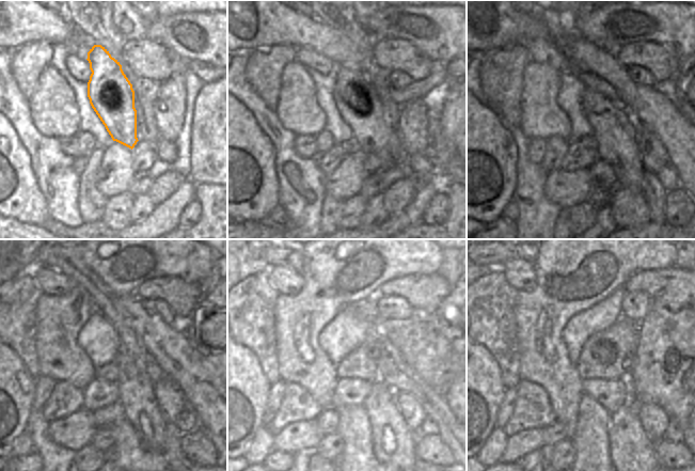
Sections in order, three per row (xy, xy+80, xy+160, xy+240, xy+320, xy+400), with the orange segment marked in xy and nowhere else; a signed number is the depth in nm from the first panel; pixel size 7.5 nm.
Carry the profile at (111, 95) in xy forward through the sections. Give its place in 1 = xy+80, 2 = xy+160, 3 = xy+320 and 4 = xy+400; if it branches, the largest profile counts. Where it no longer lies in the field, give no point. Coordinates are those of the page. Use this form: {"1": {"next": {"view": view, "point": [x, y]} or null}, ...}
{"1": {"next": {"view": "xy+80", "point": [356, 97]}}, "2": {"next": {"view": "xy+160", "point": [615, 130]}}, "3": {"next": {"view": "xy+320", "point": [394, 443]}}, "4": {"next": {"view": "xy+400", "point": [632, 452]}}}

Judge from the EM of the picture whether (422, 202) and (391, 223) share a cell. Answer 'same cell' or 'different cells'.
same cell

